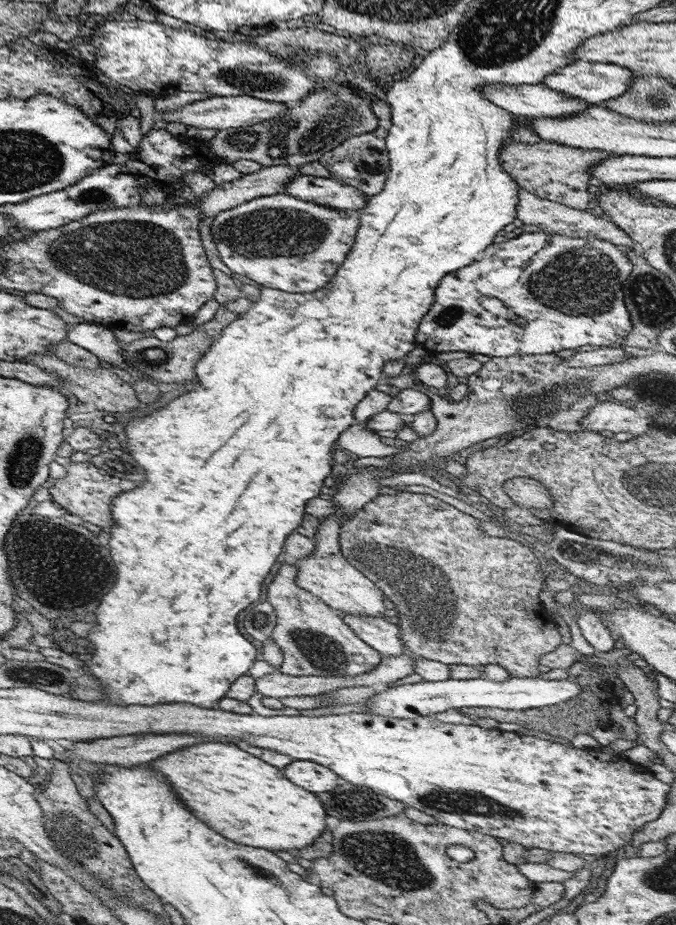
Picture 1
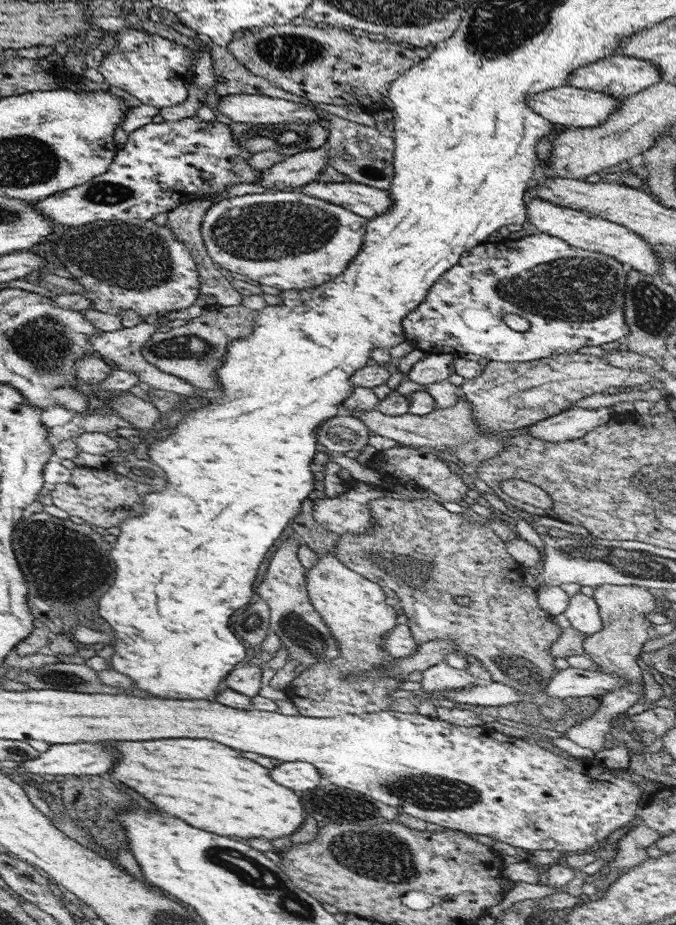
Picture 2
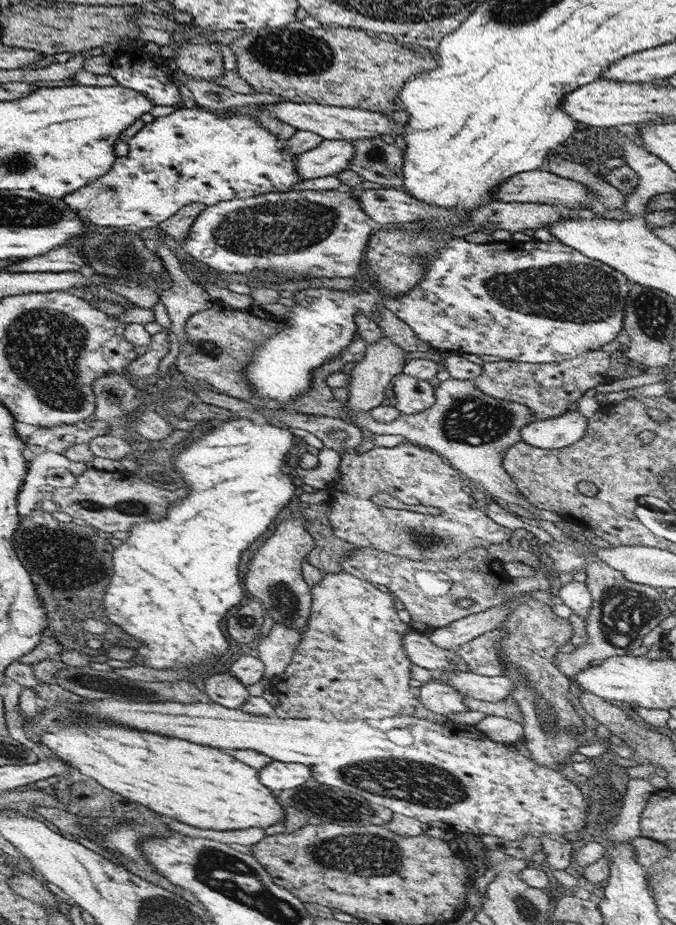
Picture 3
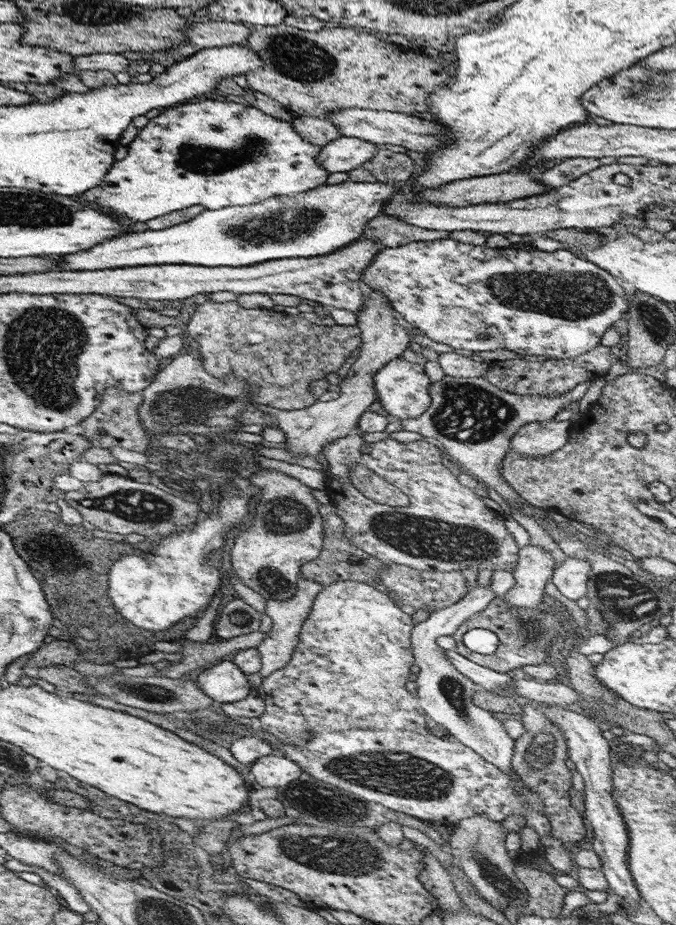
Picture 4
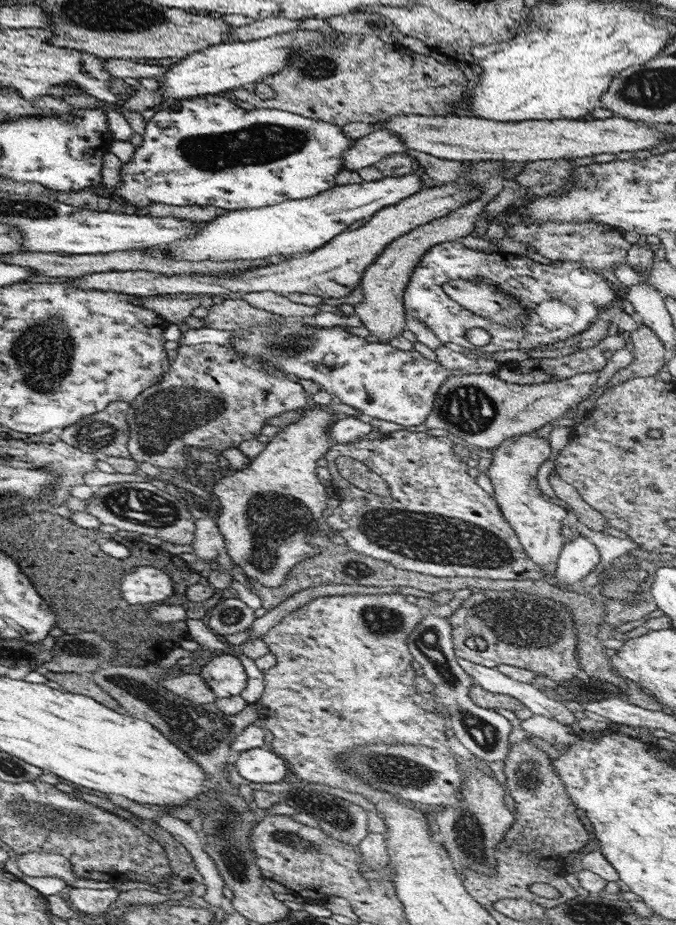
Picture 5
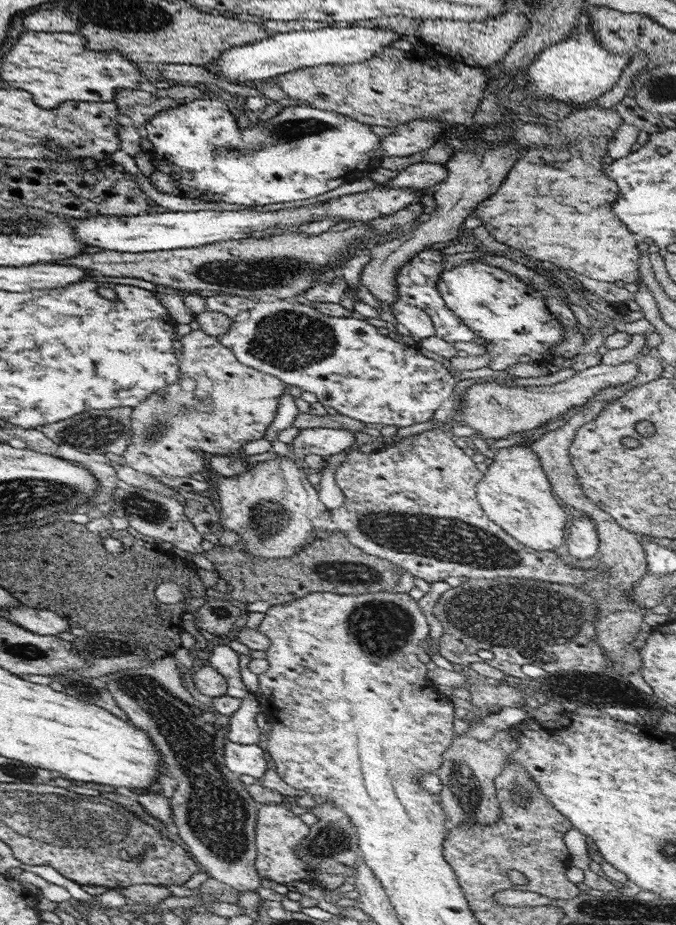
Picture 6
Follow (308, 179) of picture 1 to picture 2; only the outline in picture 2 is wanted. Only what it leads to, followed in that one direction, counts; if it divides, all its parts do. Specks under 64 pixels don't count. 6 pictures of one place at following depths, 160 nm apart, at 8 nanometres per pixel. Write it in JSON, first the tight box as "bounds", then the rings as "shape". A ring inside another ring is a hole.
{"bounds":[299,180,390,219],"shape":[[[313,180],[299,188],[305,196],[313,196],[319,200],[342,206],[353,214],[364,219],[371,219],[390,209],[387,191],[344,180],[341,182],[323,182]]]}

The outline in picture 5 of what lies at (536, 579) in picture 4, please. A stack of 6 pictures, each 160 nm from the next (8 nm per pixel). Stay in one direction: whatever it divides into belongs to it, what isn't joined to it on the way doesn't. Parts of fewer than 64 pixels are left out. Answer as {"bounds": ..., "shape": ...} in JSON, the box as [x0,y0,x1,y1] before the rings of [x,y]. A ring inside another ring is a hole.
{"bounds":[487,433,567,567],"shape":[[[536,433],[507,438],[493,450],[493,460],[487,474],[493,488],[492,499],[505,522],[515,533],[521,549],[540,567],[555,562],[559,556],[564,546],[560,534],[561,520],[567,518],[567,510],[548,501],[540,493],[535,480],[538,468],[547,462],[551,452],[549,448],[548,440],[538,438]]]}

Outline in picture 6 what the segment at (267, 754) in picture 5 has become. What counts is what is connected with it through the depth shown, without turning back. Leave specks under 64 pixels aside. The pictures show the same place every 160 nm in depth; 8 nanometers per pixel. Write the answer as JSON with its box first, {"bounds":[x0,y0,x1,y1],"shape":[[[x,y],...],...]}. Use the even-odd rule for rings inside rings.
{"bounds":[222,739,267,781],"shape":[[[225,739],[222,751],[225,766],[236,775],[248,774],[259,781],[267,769],[267,761],[259,744],[237,744]]]}

